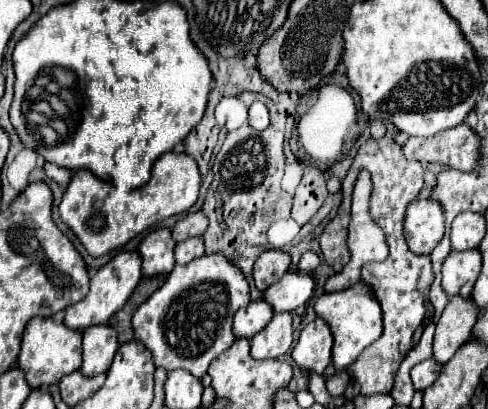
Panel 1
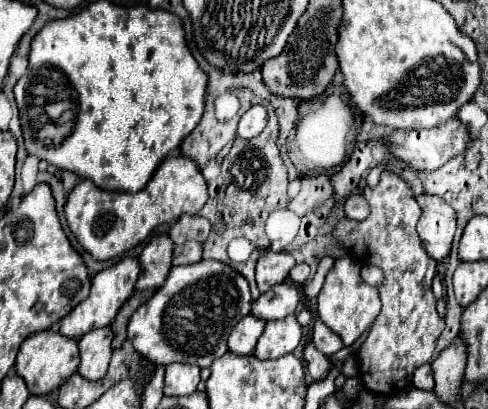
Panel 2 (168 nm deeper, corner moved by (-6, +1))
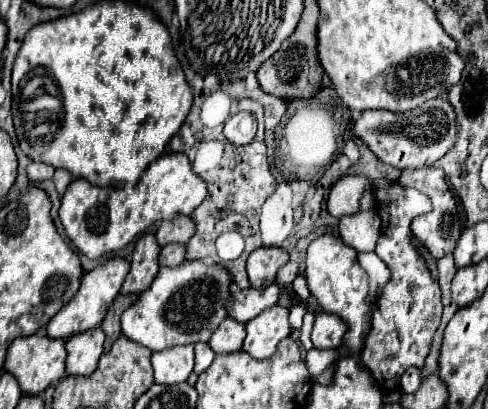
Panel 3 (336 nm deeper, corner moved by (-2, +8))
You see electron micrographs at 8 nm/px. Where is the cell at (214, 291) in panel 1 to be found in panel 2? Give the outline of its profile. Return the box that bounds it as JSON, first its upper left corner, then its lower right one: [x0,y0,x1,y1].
[128,261,250,367]

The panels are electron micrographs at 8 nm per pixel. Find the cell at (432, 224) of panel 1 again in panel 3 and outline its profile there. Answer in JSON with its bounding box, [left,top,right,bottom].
[398,168,464,258]

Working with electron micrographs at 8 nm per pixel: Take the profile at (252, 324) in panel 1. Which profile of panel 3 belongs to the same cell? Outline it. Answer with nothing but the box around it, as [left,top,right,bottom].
[210,318,246,354]

